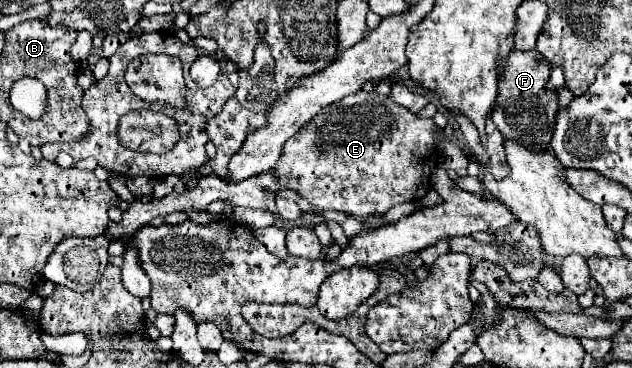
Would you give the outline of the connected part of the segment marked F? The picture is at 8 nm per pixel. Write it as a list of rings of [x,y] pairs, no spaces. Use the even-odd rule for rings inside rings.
[[[536,50],[510,52],[506,60],[506,70],[498,82],[498,98],[492,114],[492,120],[502,132],[504,140],[514,140],[522,146],[528,146],[534,152],[550,150],[550,136],[554,132],[554,118],[558,114],[558,92],[546,88],[548,76],[550,76],[550,64],[540,52]],[[516,112],[530,112],[530,114],[516,114]]]

